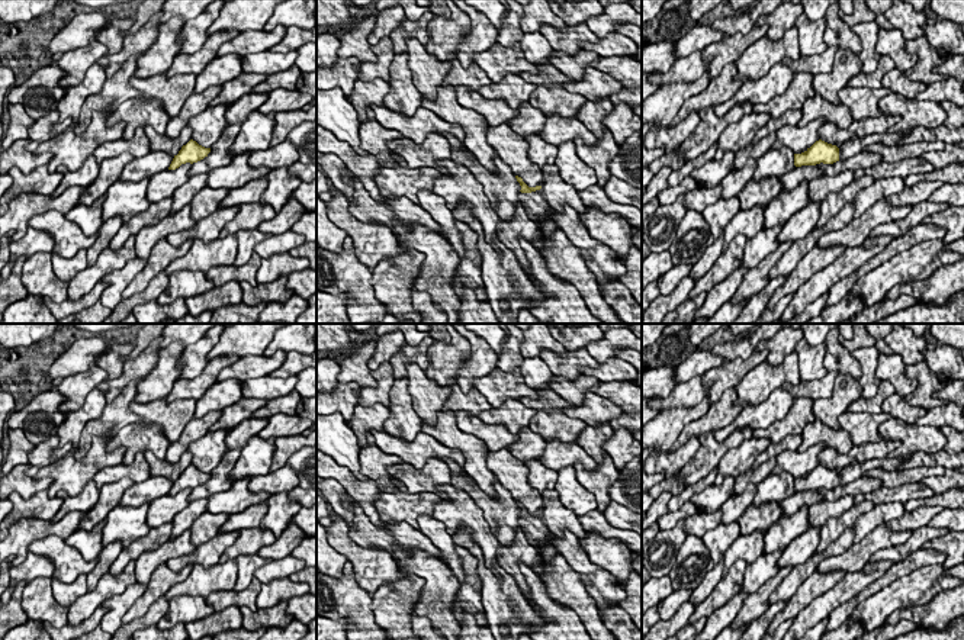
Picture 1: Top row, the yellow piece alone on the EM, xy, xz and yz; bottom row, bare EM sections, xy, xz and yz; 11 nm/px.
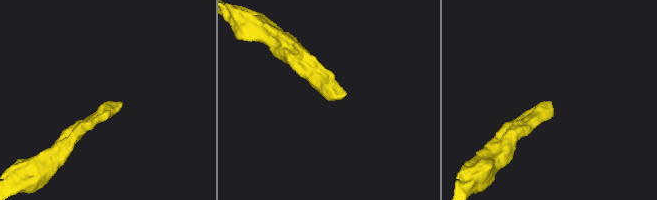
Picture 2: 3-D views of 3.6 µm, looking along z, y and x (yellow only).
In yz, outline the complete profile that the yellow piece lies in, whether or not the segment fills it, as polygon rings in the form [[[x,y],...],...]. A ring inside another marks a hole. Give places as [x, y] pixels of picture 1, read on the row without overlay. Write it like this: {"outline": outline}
{"outline": [[[822,464],[816,466],[801,479],[794,479],[794,491],[833,489],[839,486],[839,473]]]}

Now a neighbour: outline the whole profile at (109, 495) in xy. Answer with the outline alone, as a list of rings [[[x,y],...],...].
[[[122,477],[115,483],[106,483],[99,491],[99,501],[97,504],[87,511],[83,521],[78,525],[78,530],[90,531],[96,524],[106,520],[107,514],[118,506],[123,492],[132,486],[134,480],[128,477]]]

